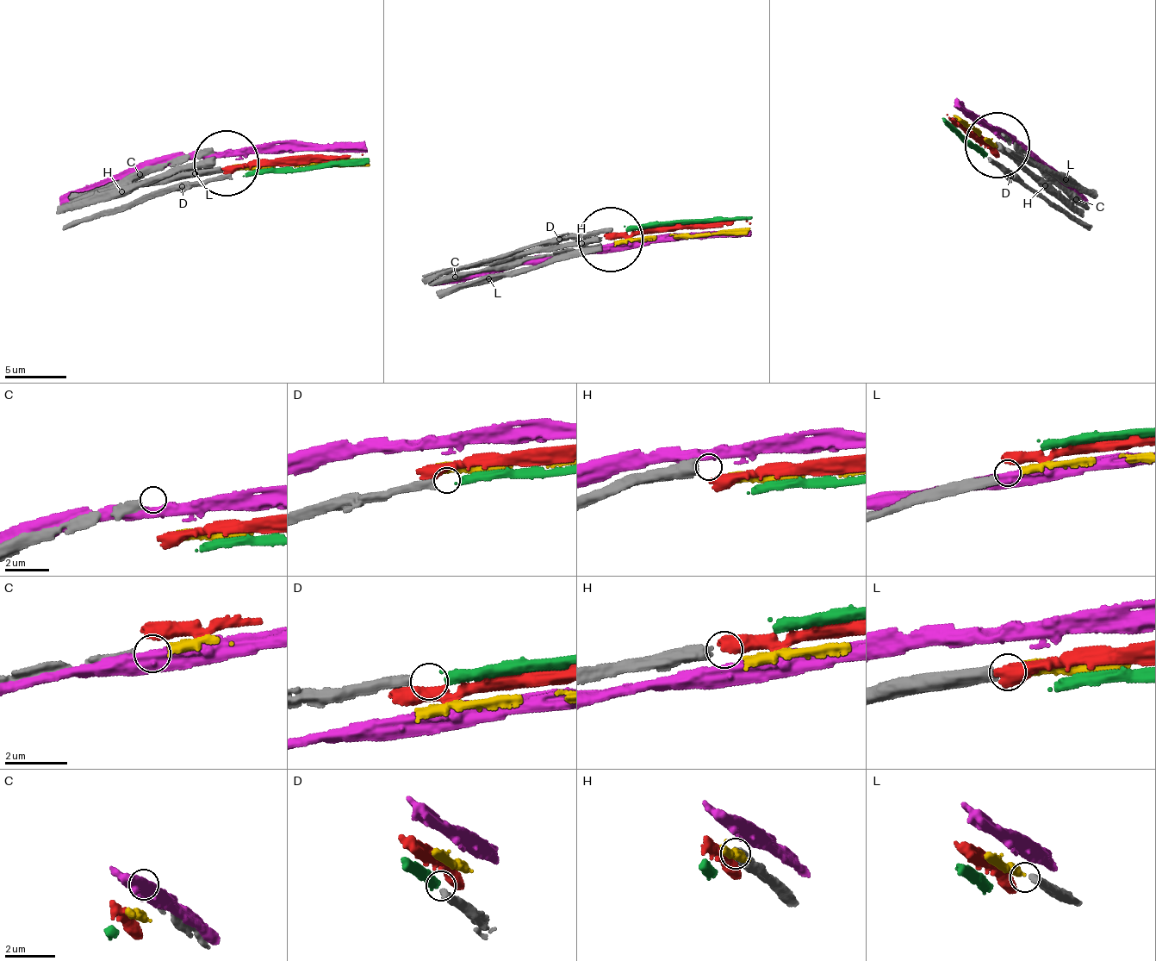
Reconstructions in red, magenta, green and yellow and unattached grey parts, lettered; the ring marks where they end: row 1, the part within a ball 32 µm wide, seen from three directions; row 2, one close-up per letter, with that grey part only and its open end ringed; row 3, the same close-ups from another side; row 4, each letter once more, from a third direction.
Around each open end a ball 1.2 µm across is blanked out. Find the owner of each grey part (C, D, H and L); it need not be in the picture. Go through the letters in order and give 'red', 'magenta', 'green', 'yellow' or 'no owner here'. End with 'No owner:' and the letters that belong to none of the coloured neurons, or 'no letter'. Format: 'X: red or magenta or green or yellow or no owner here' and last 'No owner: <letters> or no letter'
C: no owner here
D: green
H: no owner here
L: yellow
No owner: C, H

